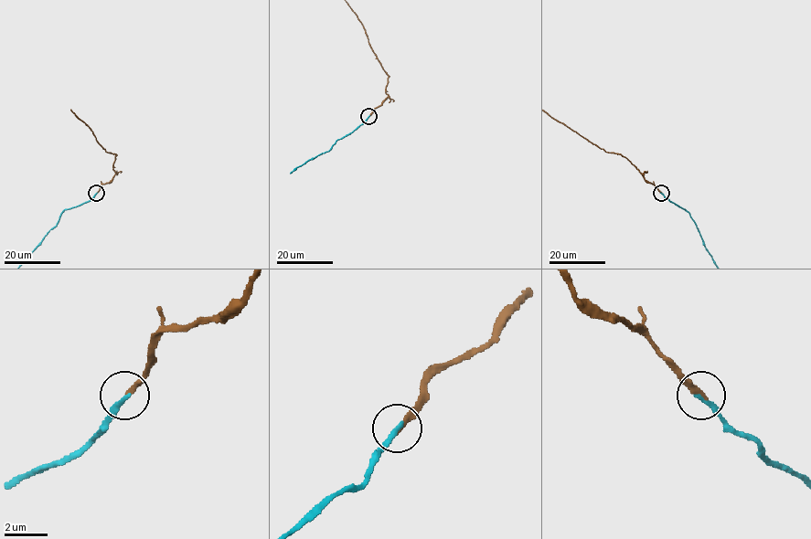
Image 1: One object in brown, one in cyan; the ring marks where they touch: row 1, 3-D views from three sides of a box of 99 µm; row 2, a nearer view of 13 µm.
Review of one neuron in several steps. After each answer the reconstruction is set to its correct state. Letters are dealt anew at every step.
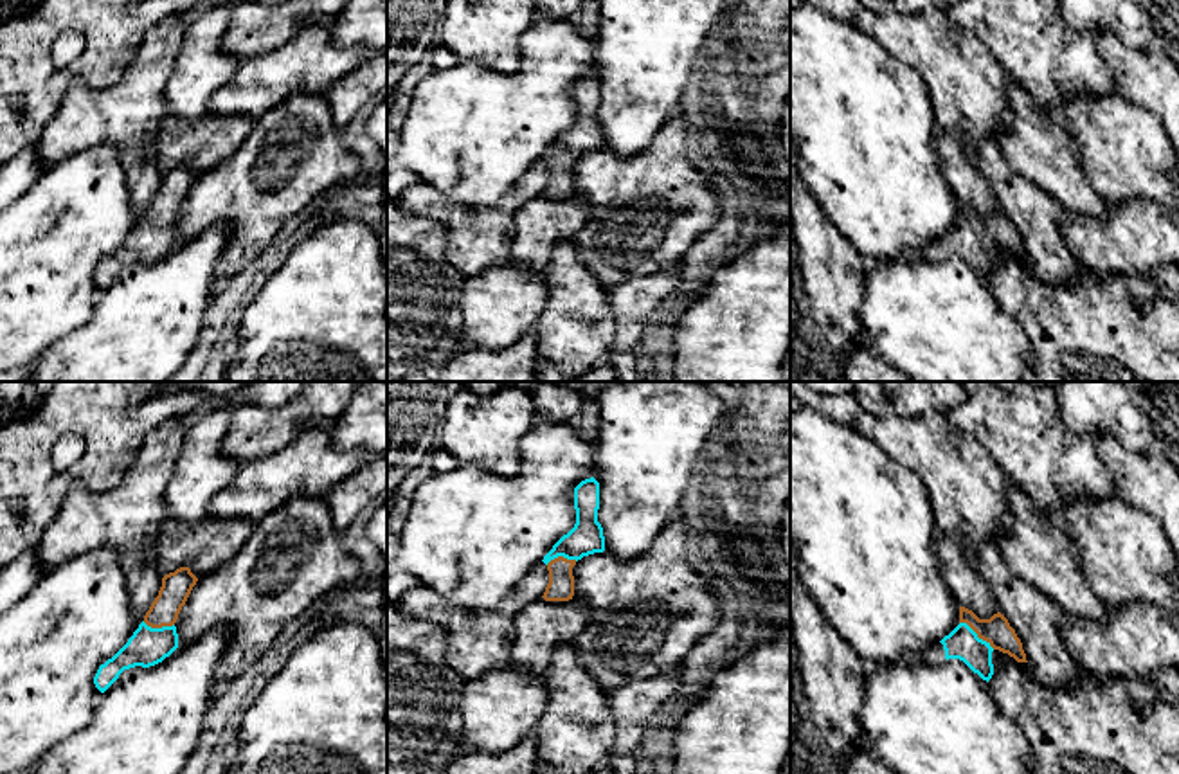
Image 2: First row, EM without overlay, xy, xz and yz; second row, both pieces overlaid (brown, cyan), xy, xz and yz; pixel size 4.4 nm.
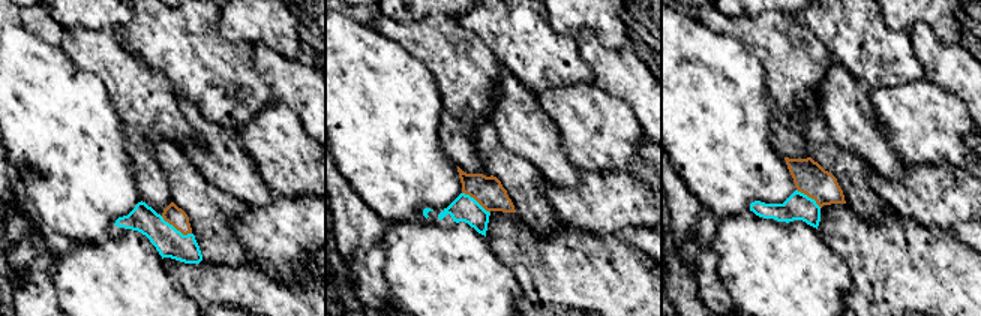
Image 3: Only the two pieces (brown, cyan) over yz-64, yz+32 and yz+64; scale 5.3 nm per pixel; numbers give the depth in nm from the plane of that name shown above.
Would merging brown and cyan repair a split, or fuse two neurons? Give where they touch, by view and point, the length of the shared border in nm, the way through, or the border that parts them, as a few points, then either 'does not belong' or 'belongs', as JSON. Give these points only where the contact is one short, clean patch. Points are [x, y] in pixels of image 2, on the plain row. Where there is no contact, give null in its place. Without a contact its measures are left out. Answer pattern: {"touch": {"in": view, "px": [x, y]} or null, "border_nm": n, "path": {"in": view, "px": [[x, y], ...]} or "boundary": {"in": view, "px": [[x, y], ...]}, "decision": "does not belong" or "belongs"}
{"touch": {"in": "yz", "px": [978, 233]}, "border_nm": 200, "decision": "belongs"}

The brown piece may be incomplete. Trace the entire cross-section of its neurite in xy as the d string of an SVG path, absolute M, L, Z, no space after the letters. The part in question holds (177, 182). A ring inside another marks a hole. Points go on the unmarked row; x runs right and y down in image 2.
M180 164L162 175L158 193L144 212L144 218L128 239L99 263L94 281L104 290L124 266L149 265L162 259L178 245L176 216L198 175L189 164Z

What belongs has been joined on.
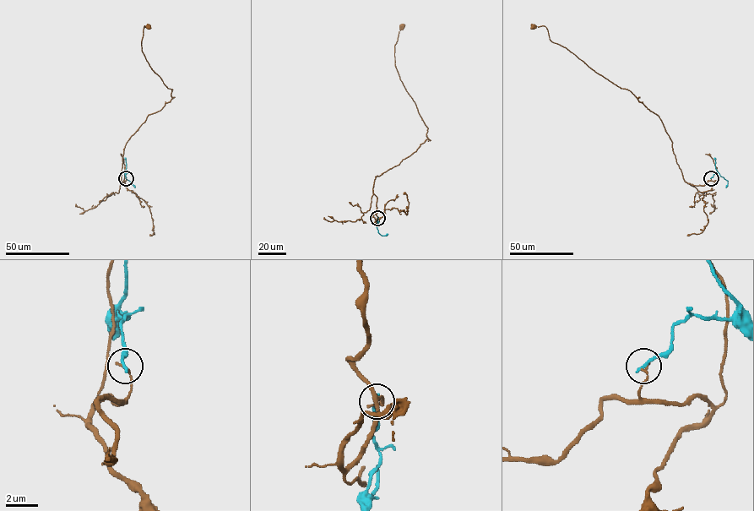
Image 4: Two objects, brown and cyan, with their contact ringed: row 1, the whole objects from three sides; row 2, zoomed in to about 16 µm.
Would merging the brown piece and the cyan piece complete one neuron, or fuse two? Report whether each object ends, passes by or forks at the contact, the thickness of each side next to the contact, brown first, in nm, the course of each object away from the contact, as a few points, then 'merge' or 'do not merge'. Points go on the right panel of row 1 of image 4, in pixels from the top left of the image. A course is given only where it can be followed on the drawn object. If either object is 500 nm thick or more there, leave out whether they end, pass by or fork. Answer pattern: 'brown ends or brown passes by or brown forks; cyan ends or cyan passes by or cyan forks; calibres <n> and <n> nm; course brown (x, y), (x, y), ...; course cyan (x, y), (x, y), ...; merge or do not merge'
brown ends; cyan ends; calibres 140 and 200 nm; course brown (711, 178), (703, 186), (686, 182), (659, 116), (627, 89), (551, 40), (545, 26), (533, 26); course cyan (711, 178), (715, 174), (719, 174), (727, 181), (726, 187); do not merge

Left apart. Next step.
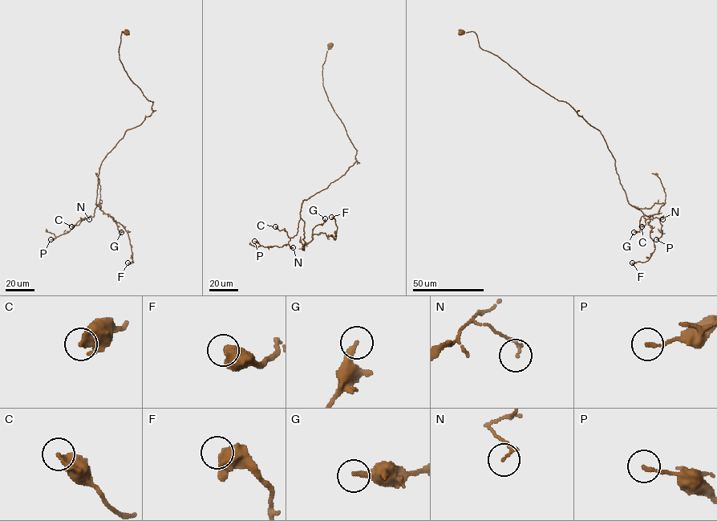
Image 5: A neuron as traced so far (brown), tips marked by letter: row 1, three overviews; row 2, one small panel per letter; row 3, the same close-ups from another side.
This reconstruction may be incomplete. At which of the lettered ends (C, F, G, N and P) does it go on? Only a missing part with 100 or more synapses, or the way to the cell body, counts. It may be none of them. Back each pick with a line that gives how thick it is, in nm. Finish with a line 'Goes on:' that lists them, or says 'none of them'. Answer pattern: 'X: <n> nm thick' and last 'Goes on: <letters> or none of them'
Goes on: none of them

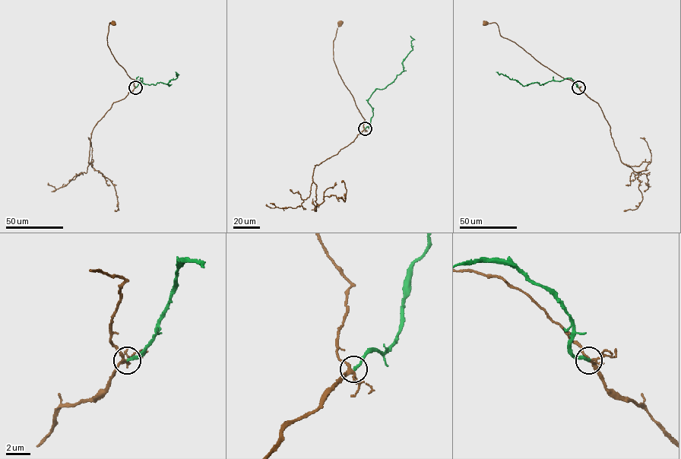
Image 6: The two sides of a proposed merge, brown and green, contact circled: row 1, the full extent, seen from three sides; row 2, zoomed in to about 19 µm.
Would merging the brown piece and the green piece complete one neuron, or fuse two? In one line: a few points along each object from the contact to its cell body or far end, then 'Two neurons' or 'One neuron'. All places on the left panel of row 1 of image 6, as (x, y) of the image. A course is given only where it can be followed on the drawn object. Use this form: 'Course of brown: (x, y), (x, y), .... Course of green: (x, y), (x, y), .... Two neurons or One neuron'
Course of brown: (135, 87), (134, 80), (116, 61), (107, 44), (109, 22), (113, 23). Course of green: (135, 87), (140, 77), (137, 80), (145, 84), (169, 86), (177, 77), (175, 71). One neuron

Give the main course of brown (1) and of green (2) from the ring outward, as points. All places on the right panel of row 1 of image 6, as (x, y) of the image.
1: (578, 87), (570, 80), (564, 78), (538, 61), (514, 42), (502, 36), (495, 23), (485, 23)
2: (578, 87), (574, 80), (568, 77), (549, 81), (543, 85), (536, 82), (523, 86), (517, 80), (496, 71)

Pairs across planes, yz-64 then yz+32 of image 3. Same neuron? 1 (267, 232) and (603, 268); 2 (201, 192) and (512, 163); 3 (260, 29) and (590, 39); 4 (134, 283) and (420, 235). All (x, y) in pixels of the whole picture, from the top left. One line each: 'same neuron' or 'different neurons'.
1: different neurons
2: same neuron
3: different neurons
4: same neuron

